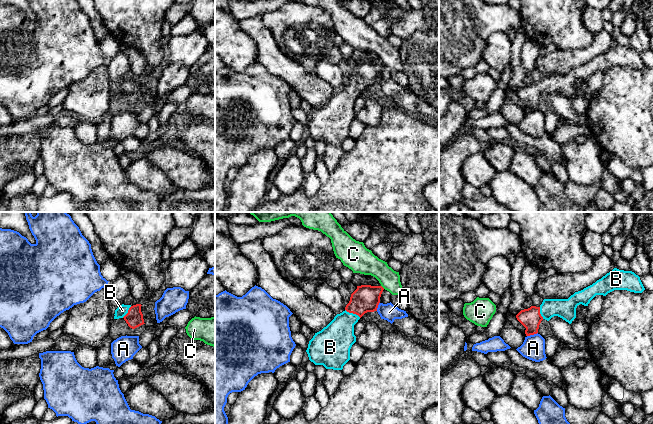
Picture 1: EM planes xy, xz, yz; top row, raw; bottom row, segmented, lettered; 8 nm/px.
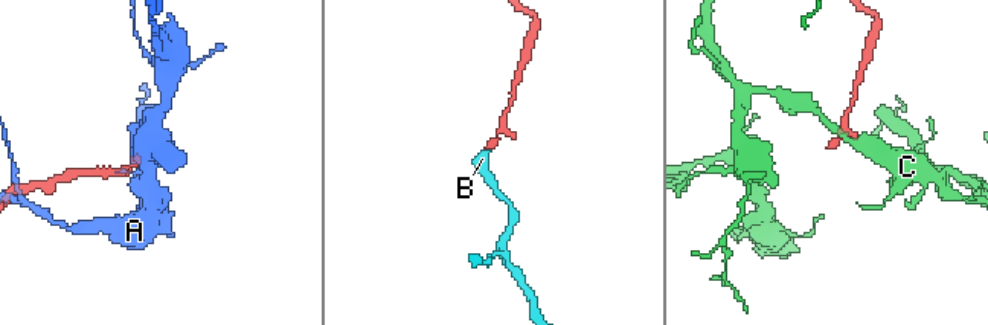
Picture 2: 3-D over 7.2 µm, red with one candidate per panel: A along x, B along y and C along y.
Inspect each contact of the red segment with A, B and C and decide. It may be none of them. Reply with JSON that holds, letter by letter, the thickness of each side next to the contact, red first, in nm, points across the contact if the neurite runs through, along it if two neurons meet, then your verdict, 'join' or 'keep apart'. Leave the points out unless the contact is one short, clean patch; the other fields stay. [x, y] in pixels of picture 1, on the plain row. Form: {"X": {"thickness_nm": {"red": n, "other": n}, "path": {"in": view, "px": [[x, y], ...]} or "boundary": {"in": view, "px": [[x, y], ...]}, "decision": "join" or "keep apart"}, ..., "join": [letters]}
{"A": {"thickness_nm": {"red": 170, "other": 190}, "decision": "keep apart"}, "B": {"thickness_nm": {"red": 220, "other": 280}, "path": {"in": "xz", "px": [[366, 74], [353, 89], [343, 99], [336, 115]]}, "decision": "join"}, "C": {"thickness_nm": {"red": 220, "other": 190}, "decision": "keep apart"}, "join": ["B"]}

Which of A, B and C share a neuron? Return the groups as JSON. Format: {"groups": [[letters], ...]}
{"groups": [["A"], ["B"], ["C"]]}

